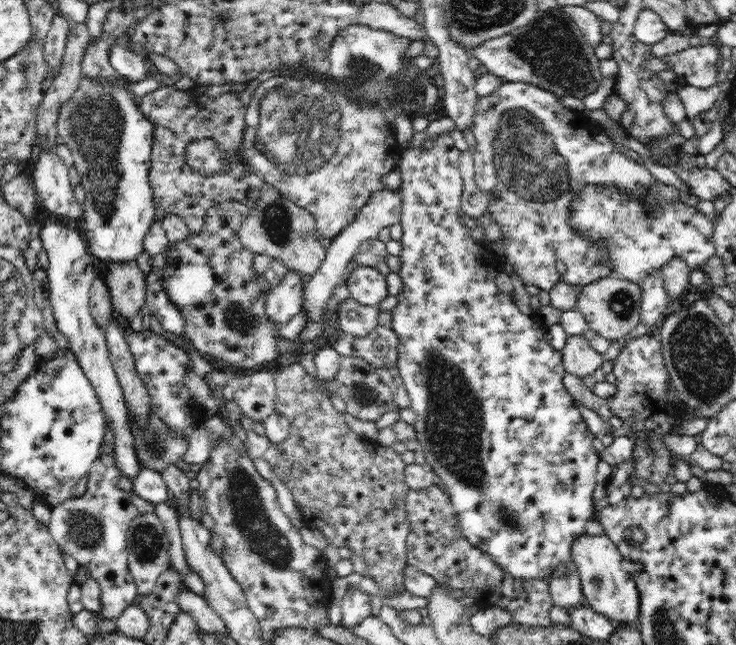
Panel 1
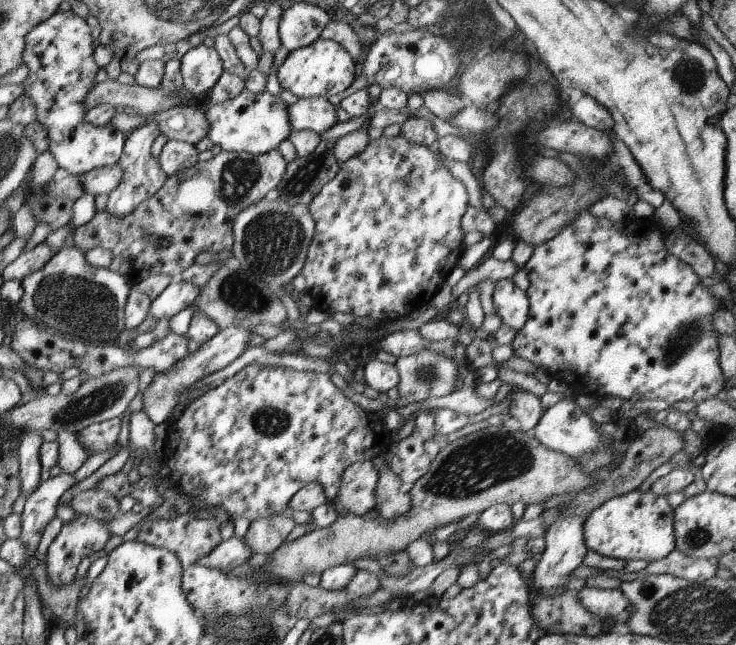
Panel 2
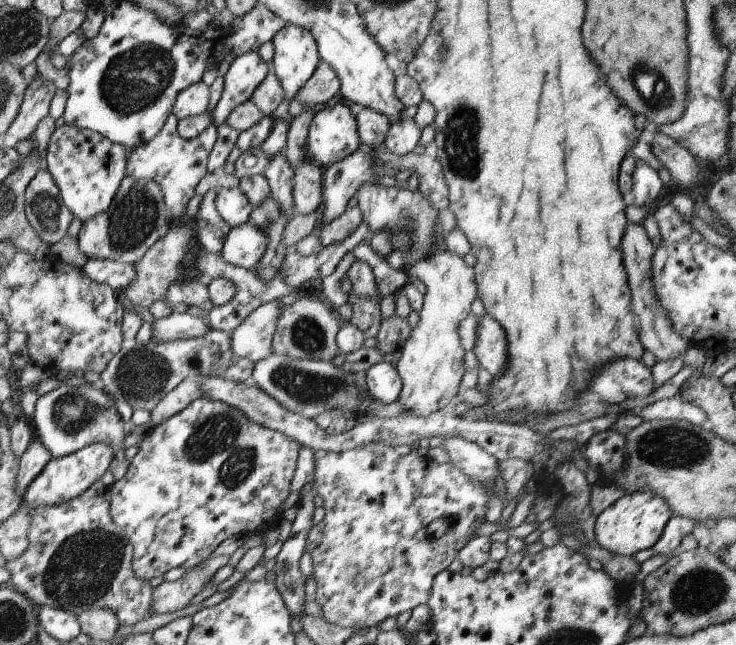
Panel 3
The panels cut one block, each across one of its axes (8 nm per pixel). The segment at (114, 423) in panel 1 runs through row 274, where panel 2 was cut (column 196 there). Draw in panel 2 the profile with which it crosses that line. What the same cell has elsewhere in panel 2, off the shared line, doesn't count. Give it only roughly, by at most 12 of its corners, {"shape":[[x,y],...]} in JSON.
{"shape":[[213,47],[182,49],[182,86],[203,94],[224,71]]}

